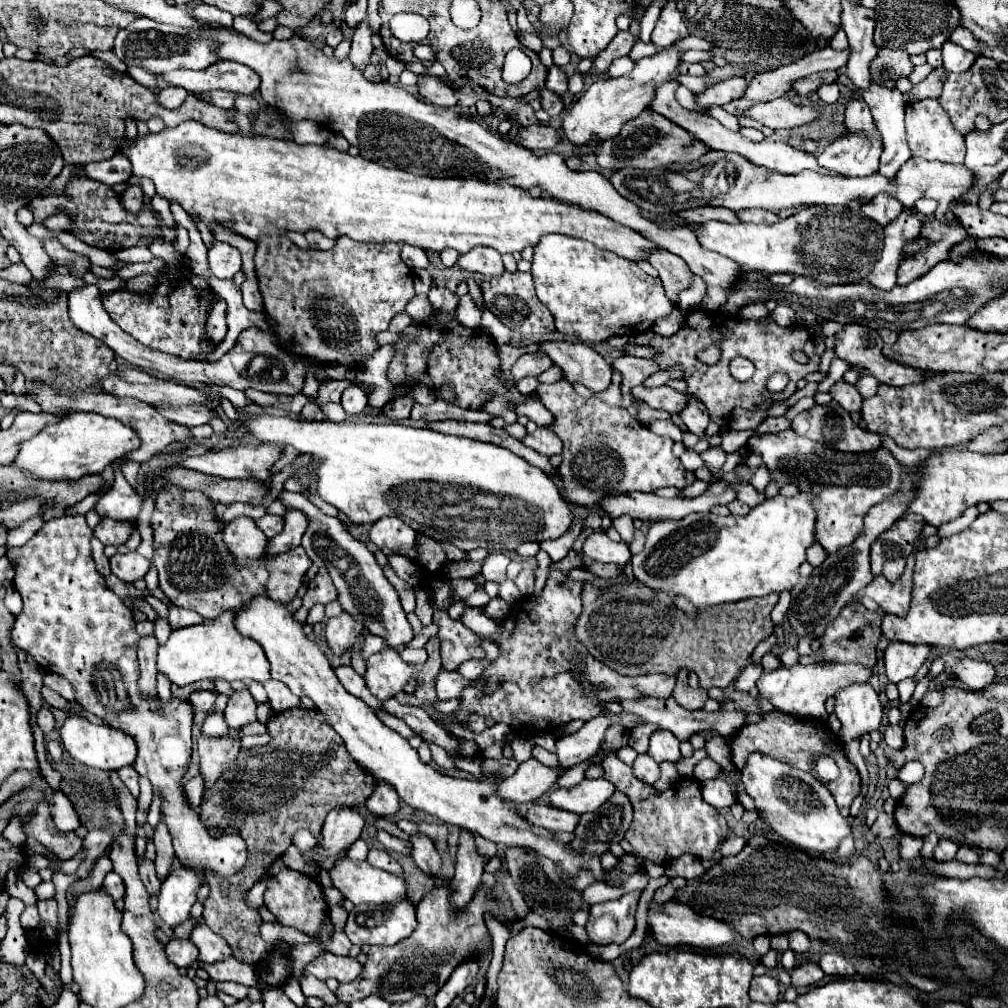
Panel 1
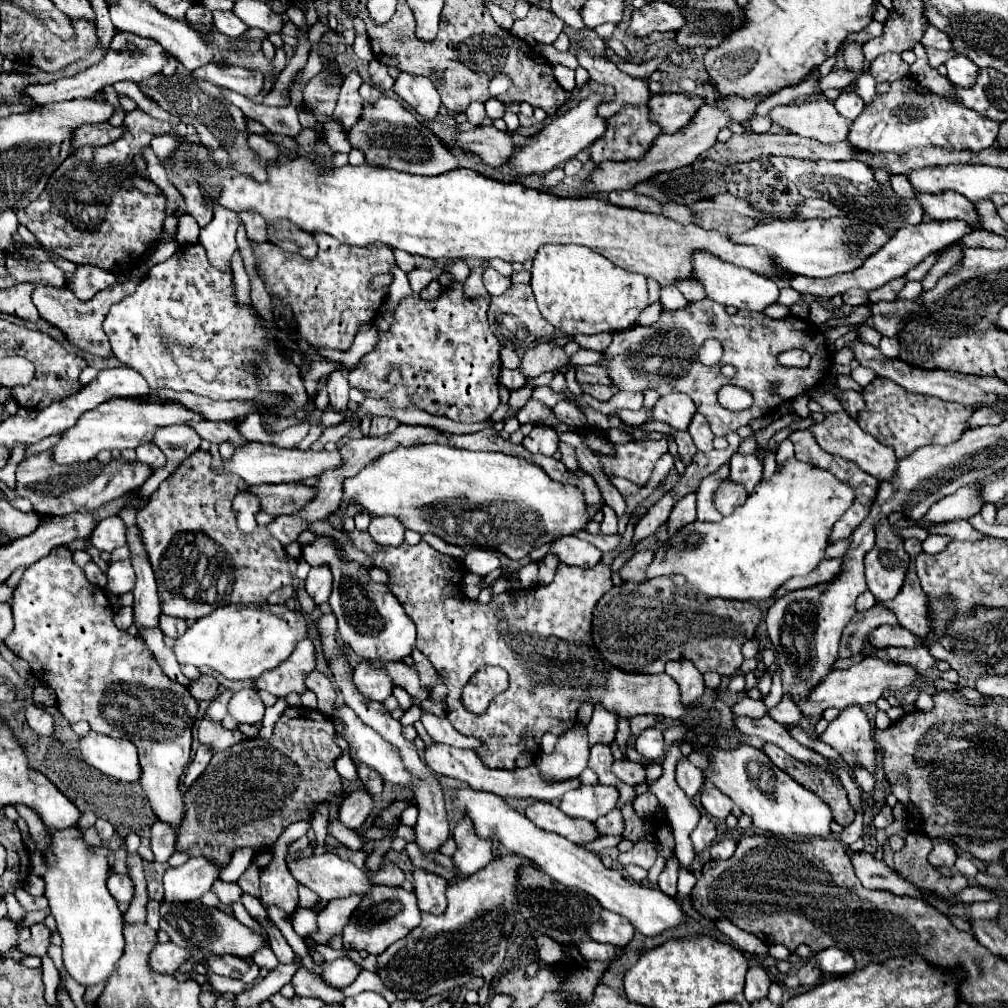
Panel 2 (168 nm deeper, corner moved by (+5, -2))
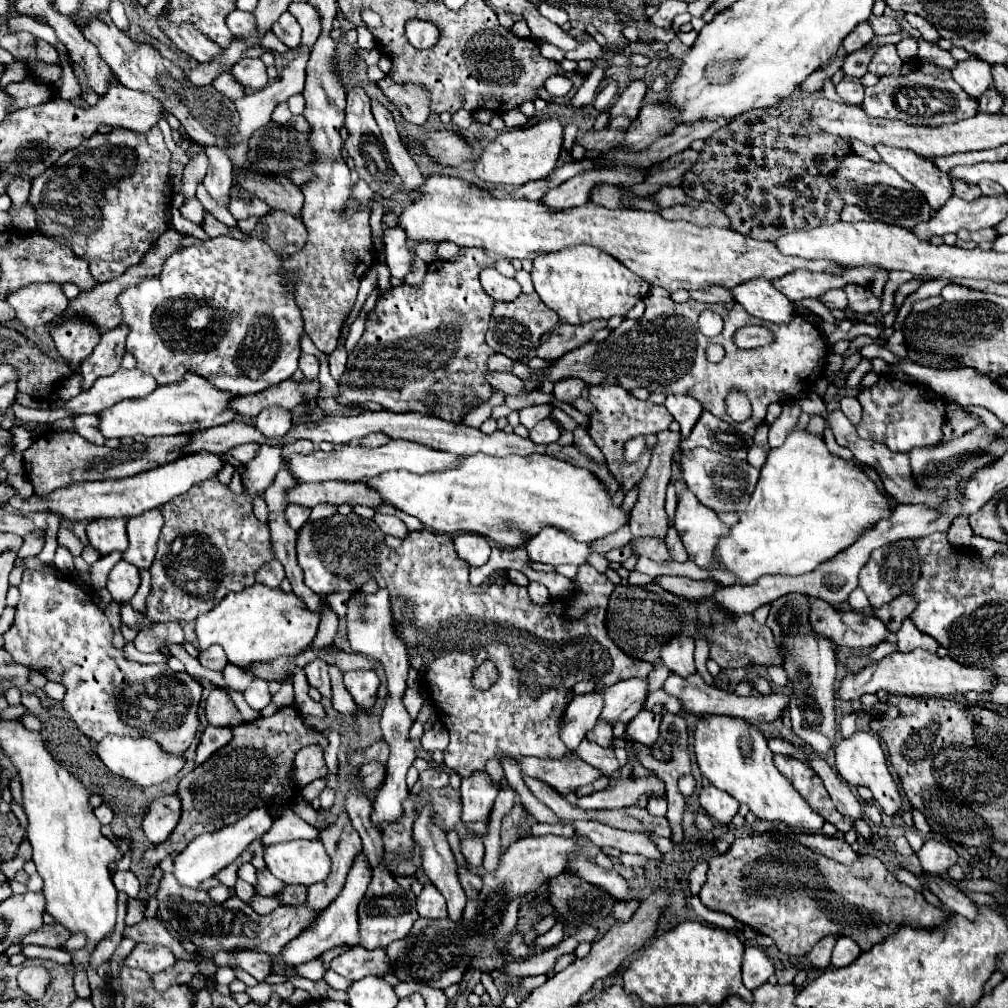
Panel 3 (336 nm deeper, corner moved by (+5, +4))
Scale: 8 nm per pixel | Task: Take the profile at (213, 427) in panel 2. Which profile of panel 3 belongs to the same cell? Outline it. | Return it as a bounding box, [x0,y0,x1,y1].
[229,442,257,464]

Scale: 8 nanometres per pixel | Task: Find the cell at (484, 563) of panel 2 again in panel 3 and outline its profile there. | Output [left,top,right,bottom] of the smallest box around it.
[455,534,491,566]

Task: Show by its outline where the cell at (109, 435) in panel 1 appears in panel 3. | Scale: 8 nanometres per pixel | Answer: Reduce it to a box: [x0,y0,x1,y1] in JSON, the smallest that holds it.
[97,374,237,438]

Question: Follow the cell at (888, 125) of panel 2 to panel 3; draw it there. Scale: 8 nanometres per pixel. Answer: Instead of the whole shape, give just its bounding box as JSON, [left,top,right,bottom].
[861,60,977,126]

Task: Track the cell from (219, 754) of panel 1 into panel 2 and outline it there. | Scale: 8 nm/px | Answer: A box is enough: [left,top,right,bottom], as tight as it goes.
[199,714,237,752]

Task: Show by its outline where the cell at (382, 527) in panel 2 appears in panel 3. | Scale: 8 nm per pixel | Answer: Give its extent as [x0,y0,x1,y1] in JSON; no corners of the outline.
[375,514,407,538]

